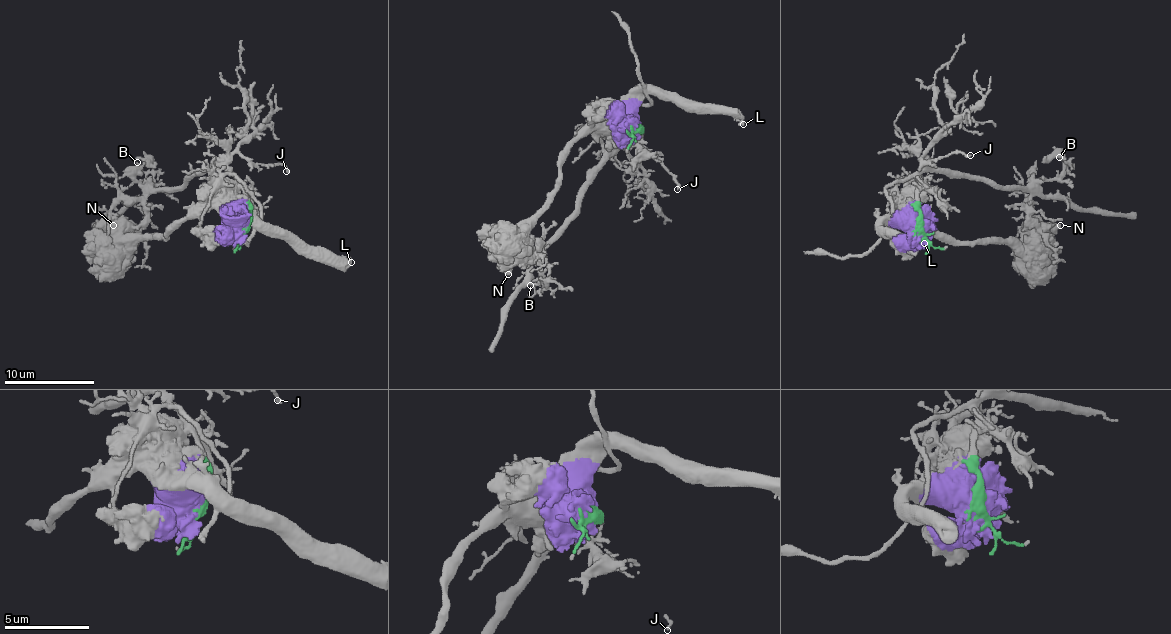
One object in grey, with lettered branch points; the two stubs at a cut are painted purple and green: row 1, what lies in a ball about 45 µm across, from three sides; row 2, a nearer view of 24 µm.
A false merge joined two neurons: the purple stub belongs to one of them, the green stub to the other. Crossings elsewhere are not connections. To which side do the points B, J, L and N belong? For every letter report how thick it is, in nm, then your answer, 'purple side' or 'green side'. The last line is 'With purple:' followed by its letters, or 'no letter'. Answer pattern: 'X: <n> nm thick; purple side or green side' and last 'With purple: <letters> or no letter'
B: 130 nm thick; green side
J: 140 nm thick; green side
L: 320 nm thick; purple side
N: 650 nm thick; purple side
With purple: L, N

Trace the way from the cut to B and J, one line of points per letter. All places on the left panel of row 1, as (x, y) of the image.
B: (242, 230), (249, 199), (224, 167), (158, 191), (137, 163)
J: (242, 230), (249, 219), (249, 199), (227, 164), (231, 155), (240, 152), (256, 163), (282, 164), (286, 171)

